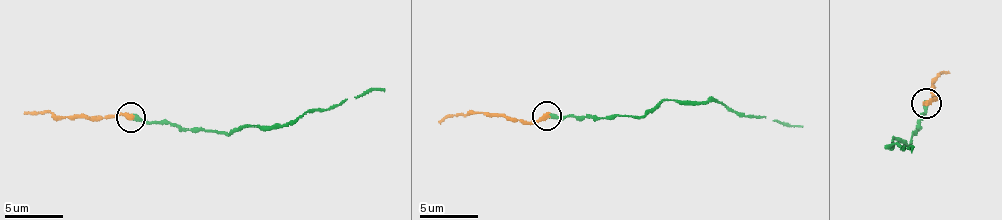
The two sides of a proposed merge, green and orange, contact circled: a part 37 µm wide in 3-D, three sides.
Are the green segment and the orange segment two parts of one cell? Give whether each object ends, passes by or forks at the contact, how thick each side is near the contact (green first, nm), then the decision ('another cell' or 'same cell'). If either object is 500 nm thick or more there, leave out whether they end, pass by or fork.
green ends there; orange ends there; 360 nm thick on the green side, 340 nm on the other; same cell

